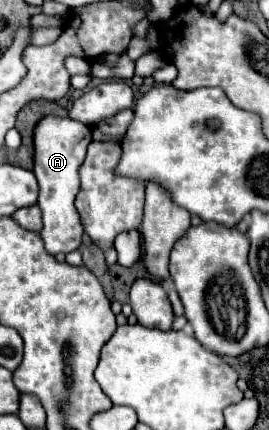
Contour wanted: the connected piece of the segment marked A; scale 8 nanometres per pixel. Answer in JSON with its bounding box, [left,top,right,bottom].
[34,116,92,254]

